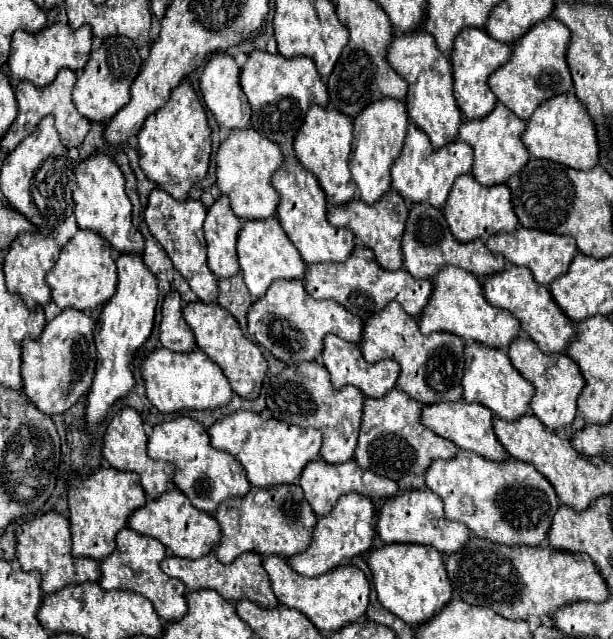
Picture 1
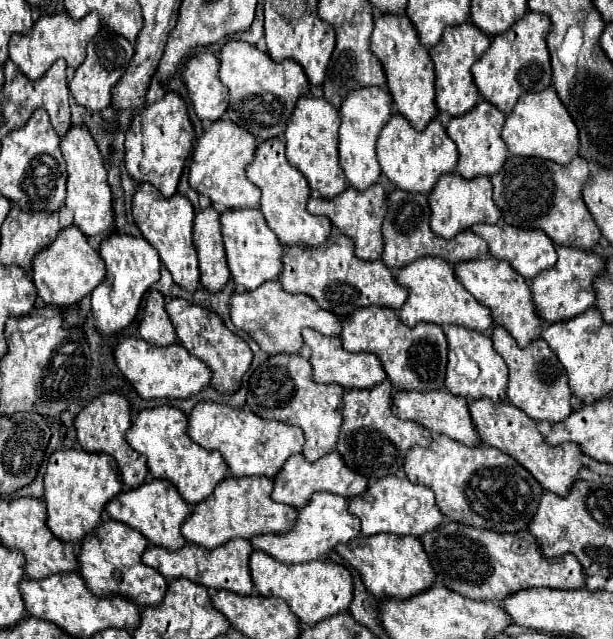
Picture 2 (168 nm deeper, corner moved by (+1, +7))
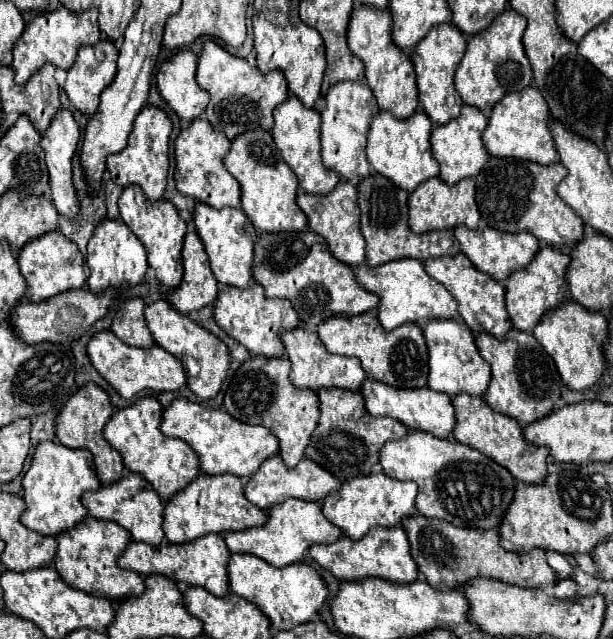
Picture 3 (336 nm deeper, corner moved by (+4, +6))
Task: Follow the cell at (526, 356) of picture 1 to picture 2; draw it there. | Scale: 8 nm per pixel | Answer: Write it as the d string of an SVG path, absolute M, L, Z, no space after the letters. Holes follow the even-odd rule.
M497 327L491 333L491 339L493 339L495 351L505 359L505 363L509 367L507 399L511 401L511 405L519 407L521 411L525 411L535 421L559 423L565 417L569 417L569 413L571 413L571 391L567 387L565 369L559 363L559 359L555 357L555 353L551 353L551 347L547 345L547 341L537 339L529 347L523 349L517 345L517 341L511 337L511 333L507 333L507 329L503 329L503 327Z

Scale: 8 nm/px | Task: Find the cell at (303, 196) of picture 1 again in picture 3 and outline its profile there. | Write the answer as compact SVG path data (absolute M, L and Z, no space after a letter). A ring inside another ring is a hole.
M252 130L238 134L230 142L230 150L224 156L226 170L240 182L242 198L240 208L250 218L250 222L260 232L272 232L272 230L304 230L308 226L308 220L304 218L304 212L296 206L296 178L286 162L282 162L280 152L276 150L276 144L266 130Z

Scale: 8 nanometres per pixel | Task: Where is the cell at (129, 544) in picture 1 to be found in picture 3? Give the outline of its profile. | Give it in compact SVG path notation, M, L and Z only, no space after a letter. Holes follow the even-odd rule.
M86 516L74 528L58 534L58 548L56 548L56 556L54 556L54 566L60 574L60 578L76 590L88 592L98 598L108 598L108 600L134 598L136 594L144 592L142 576L116 566L116 560L124 552L128 542L130 542L130 534L124 532L114 522Z

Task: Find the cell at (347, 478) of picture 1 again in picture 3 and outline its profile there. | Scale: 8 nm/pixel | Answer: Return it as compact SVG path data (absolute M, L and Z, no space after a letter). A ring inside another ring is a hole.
M272 456L266 462L262 462L260 468L256 470L256 474L246 482L244 496L254 506L266 510L268 506L274 506L276 502L284 502L286 498L300 498L300 500L308 500L308 502L324 500L332 490L336 490L336 486L340 486L340 480L336 480L332 474L328 474L328 470L324 470L322 466L308 462L308 458L300 460L294 468L286 468L278 456Z

